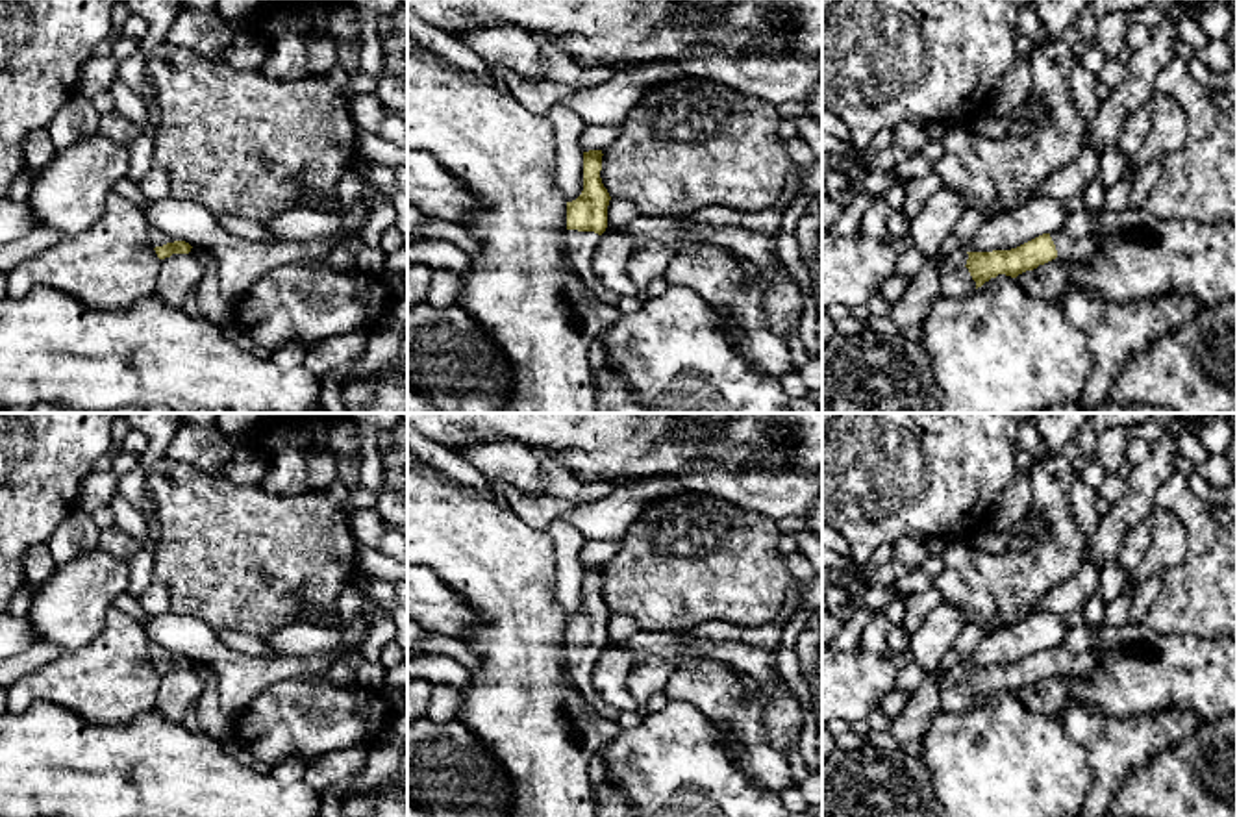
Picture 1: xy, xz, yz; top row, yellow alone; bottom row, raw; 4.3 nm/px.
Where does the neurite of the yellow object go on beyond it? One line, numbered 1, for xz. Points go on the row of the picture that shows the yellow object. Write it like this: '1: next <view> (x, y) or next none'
1: next xz (580, 245)

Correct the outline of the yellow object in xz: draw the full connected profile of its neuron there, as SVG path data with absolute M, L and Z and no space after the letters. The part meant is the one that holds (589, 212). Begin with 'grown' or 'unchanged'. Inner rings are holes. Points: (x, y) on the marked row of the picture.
grown; M602 150L583 152L583 191L567 202L565 245L580 278L607 304L617 304L618 295L609 291L594 274L593 259L600 235L607 228L609 193L602 183Z

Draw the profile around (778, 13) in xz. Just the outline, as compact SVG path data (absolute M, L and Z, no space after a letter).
M759 0L761 15L768 24L768 37L781 48L789 41L793 24L791 0Z

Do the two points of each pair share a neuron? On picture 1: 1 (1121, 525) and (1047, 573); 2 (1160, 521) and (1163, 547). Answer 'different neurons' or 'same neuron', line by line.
1: different neurons
2: same neuron

